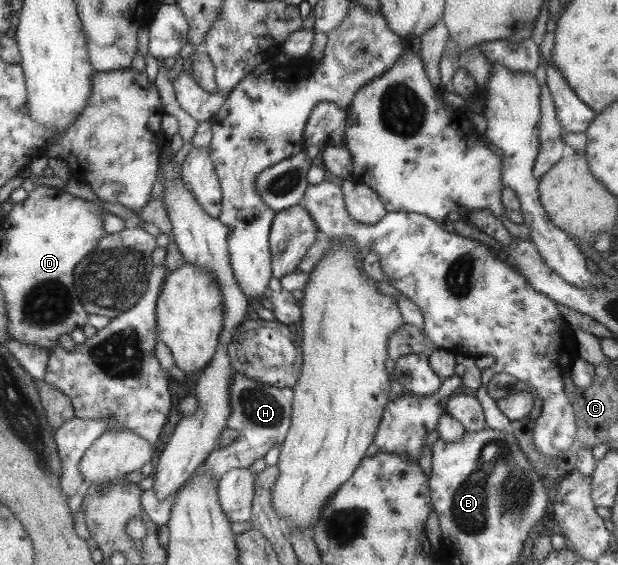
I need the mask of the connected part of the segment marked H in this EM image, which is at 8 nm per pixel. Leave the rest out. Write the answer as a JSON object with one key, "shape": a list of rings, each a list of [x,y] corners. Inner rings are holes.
{"shape":[[[232,372],[227,388],[230,411],[226,419],[226,428],[238,433],[238,438],[222,449],[214,449],[206,457],[203,468],[211,473],[210,481],[215,482],[220,480],[220,476],[229,469],[247,469],[274,445],[281,445],[291,424],[292,389],[278,389],[236,372]]]}

